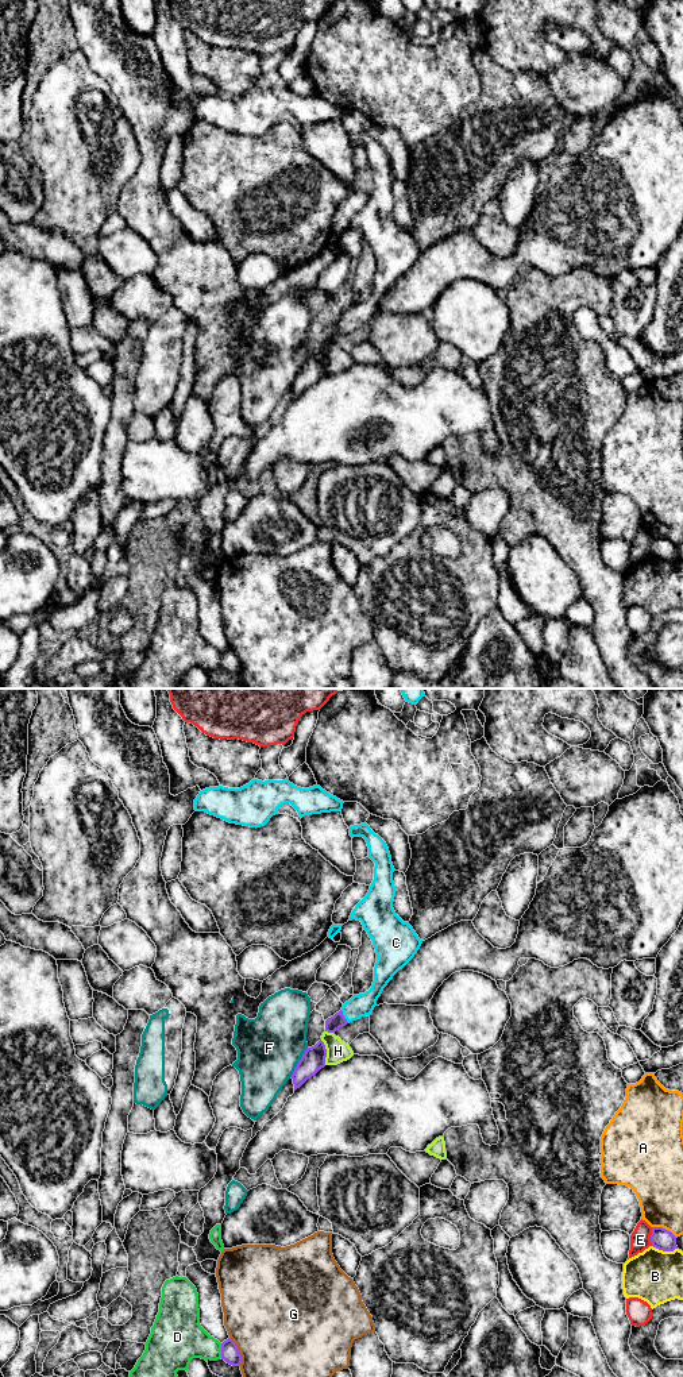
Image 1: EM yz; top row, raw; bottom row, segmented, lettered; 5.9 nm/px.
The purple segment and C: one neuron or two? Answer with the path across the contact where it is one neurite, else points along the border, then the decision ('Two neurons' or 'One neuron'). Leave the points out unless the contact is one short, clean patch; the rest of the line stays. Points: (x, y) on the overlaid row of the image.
Path across: yz (338, 1021), (343, 1017), (362, 1005). One neuron

